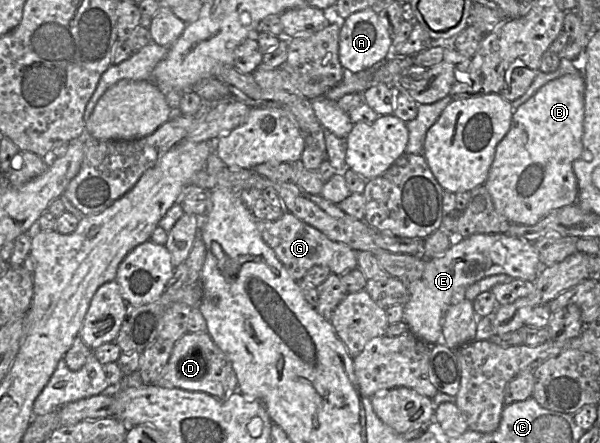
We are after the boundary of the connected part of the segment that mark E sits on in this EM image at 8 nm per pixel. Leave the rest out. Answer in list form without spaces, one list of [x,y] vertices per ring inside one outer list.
[[[476,234],[456,238],[442,257],[425,260],[427,261],[421,277],[405,283],[409,300],[404,305],[403,321],[408,325],[411,334],[428,345],[441,341],[445,313],[453,302],[464,299],[467,287],[485,277],[500,274],[535,282],[542,267],[532,242],[508,234]]]

